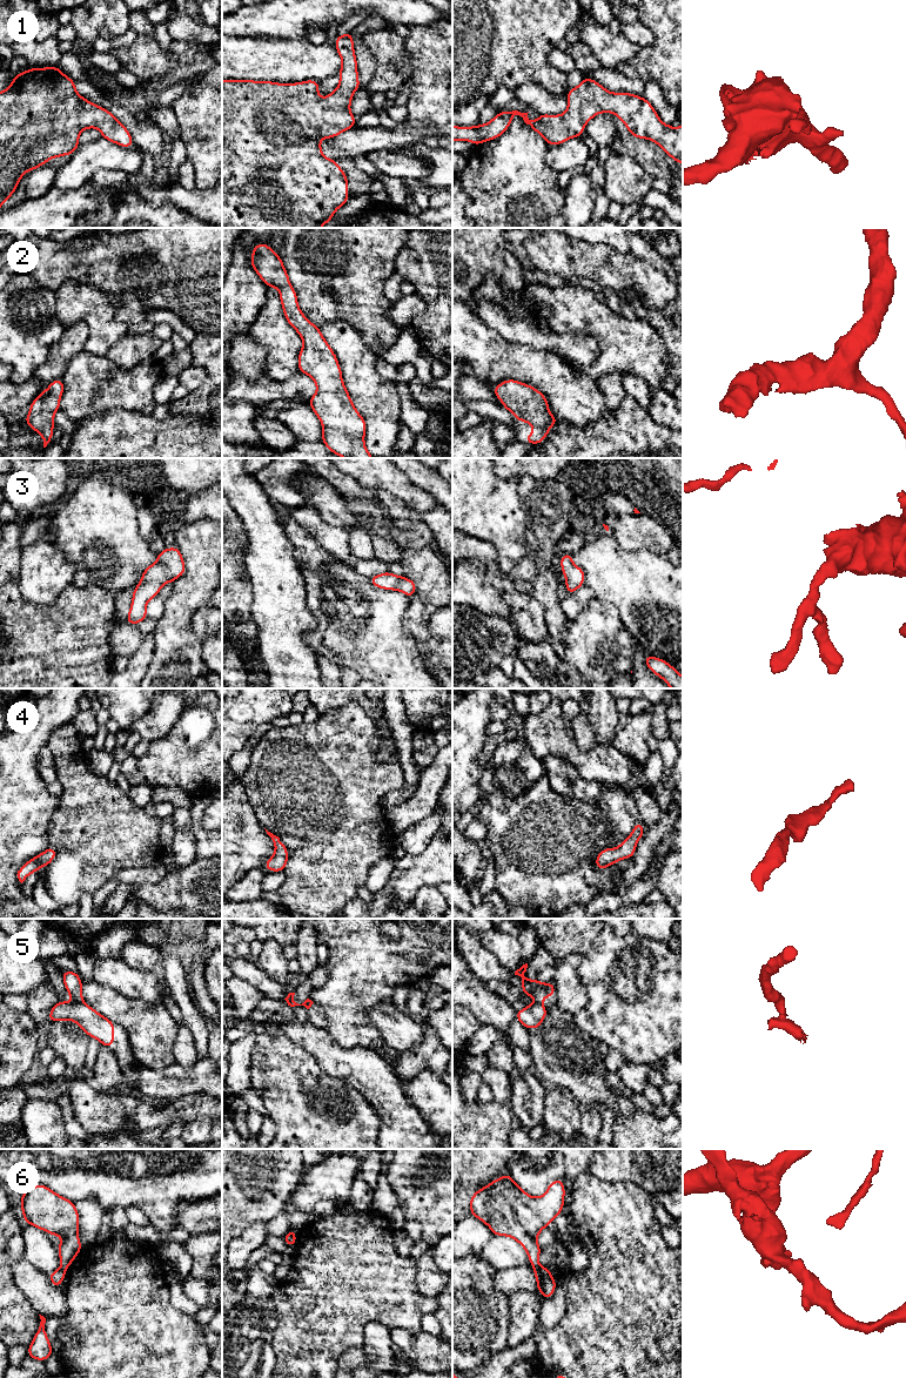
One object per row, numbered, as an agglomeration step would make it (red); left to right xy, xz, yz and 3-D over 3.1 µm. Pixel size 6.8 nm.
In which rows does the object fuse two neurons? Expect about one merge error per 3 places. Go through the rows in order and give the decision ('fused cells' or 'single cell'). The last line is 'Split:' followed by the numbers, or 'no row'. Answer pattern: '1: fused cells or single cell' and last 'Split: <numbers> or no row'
1: single cell
2: single cell
3: single cell
4: single cell
5: fused cells
6: fused cells
Split: 5, 6

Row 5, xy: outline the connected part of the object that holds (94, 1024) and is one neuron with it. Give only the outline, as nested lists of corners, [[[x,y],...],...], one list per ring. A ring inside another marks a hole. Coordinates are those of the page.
[[[59,1001],[52,1007],[48,1021],[60,1020],[76,1022],[89,1037],[96,1038],[106,1048],[114,1044],[114,1022],[86,1003]]]

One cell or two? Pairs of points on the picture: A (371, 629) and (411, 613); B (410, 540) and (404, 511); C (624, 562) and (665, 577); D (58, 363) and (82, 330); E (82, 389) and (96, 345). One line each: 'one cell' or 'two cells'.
A: two cells
B: one cell
C: one cell
D: one cell
E: two cells

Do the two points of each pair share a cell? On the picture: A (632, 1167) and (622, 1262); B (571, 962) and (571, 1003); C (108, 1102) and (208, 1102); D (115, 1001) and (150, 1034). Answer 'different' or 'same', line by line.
A: different
B: same
C: same
D: same

